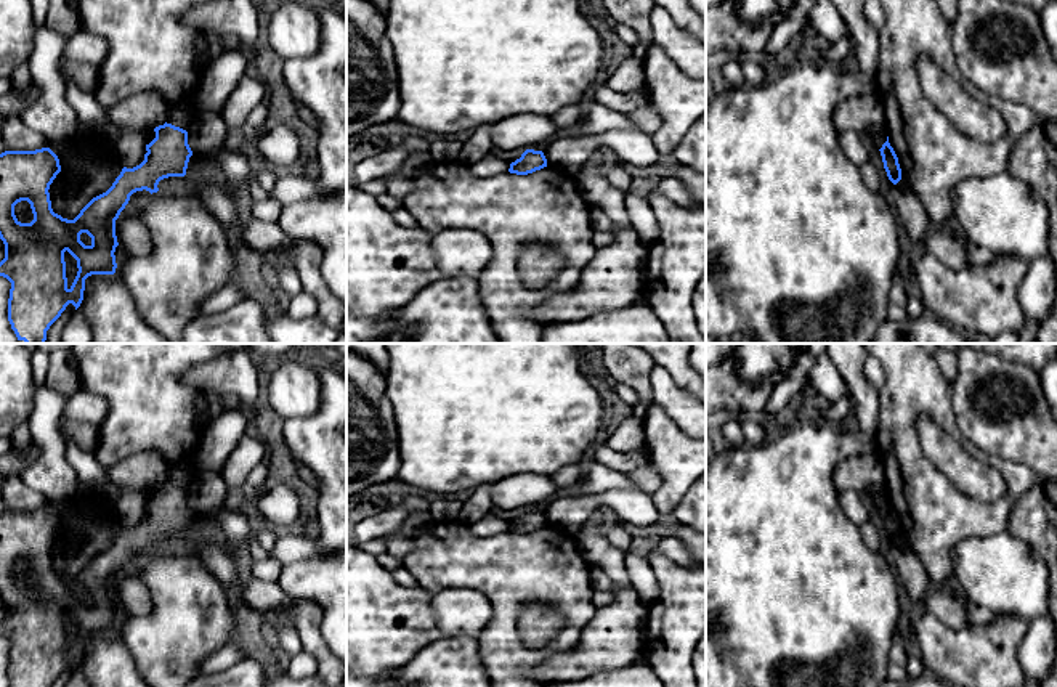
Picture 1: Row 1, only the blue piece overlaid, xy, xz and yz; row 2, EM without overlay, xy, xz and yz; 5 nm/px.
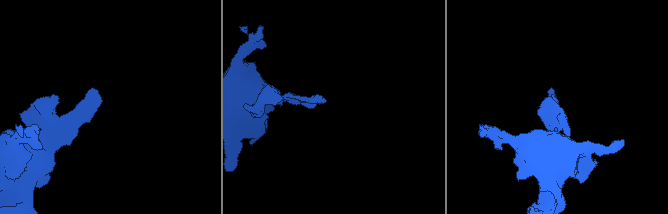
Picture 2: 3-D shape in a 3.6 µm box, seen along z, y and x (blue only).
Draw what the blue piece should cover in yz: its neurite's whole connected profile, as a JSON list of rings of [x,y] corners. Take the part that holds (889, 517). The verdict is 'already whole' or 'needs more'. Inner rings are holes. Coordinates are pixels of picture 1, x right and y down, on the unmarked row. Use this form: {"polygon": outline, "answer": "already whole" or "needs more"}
{"polygon": [[[887,496],[887,501],[882,504],[882,507],[879,510],[881,510],[884,528],[887,531],[889,539],[893,544],[897,544],[901,539],[901,528],[900,528],[900,523],[898,523],[898,517],[895,514],[893,507],[889,502],[889,496]]], "answer": "already whole"}

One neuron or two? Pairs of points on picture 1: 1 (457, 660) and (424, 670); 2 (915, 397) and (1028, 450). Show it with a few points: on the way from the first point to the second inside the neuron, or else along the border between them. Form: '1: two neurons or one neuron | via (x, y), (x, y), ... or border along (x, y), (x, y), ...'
1: one neuron | via (449, 668), (432, 670)
2: two neurons | border along (950, 384), (956, 426), (977, 447)

